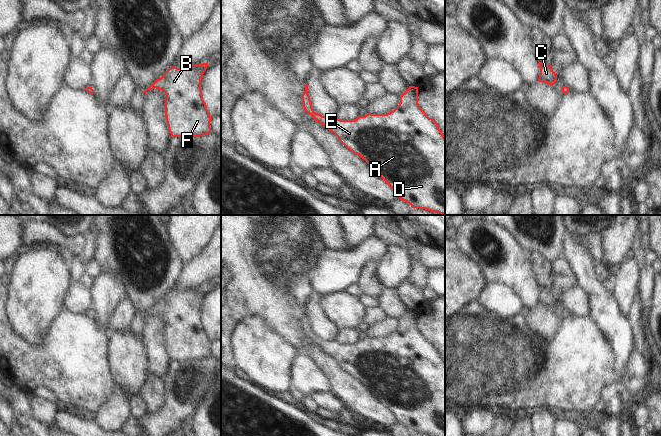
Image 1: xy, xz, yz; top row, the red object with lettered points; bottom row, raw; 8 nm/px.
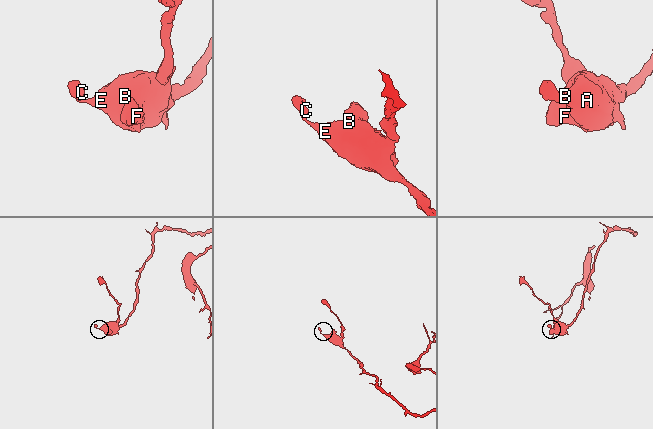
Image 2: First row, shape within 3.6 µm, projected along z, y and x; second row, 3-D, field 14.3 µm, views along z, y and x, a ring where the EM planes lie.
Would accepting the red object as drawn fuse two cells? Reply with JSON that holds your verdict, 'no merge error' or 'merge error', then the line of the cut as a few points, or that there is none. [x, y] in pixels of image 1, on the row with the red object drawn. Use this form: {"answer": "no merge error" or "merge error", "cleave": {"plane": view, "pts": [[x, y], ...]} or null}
{"answer": "no merge error", "cleave": null}

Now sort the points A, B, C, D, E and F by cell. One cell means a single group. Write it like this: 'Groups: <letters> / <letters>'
Groups: A B C D E F.

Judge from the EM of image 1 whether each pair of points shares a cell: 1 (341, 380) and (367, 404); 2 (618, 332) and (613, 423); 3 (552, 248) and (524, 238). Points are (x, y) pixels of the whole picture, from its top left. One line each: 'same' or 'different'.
1: same
2: different
3: same

